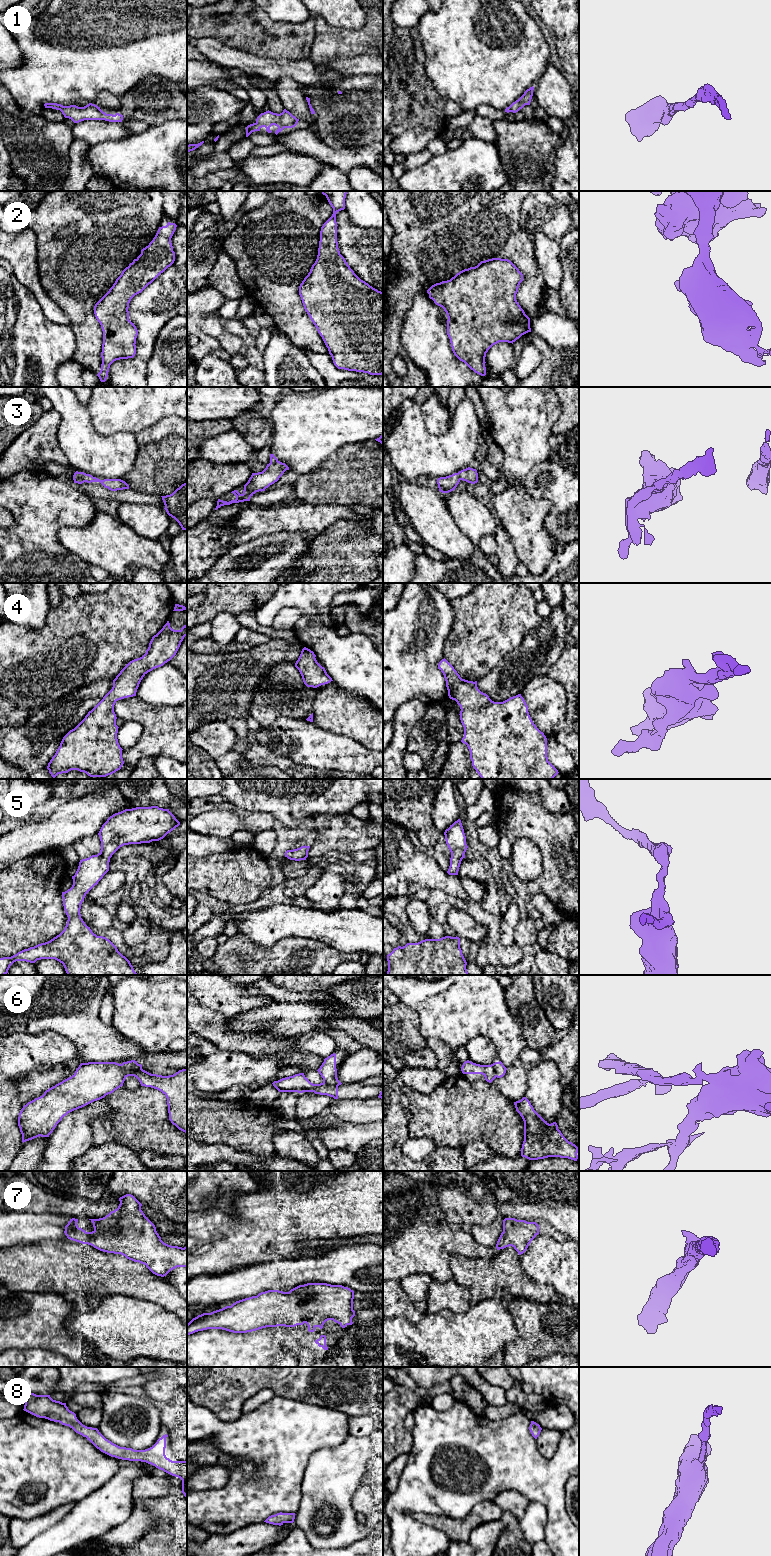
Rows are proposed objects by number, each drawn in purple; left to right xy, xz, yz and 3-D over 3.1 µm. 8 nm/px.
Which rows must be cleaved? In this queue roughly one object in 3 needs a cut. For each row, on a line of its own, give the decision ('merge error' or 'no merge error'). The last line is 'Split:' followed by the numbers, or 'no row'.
1: no merge error
2: no merge error
3: no merge error
4: no merge error
5: no merge error
6: merge error
7: no merge error
8: no merge error
Split: 6

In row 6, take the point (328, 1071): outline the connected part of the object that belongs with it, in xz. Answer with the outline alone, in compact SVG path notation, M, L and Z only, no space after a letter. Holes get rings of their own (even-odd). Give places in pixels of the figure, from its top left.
M333 1053L327 1058L324 1059L324 1062L317 1070L321 1077L323 1078L323 1082L332 1086L339 1086L342 1083L337 1078L337 1069L336 1069L336 1054Z

